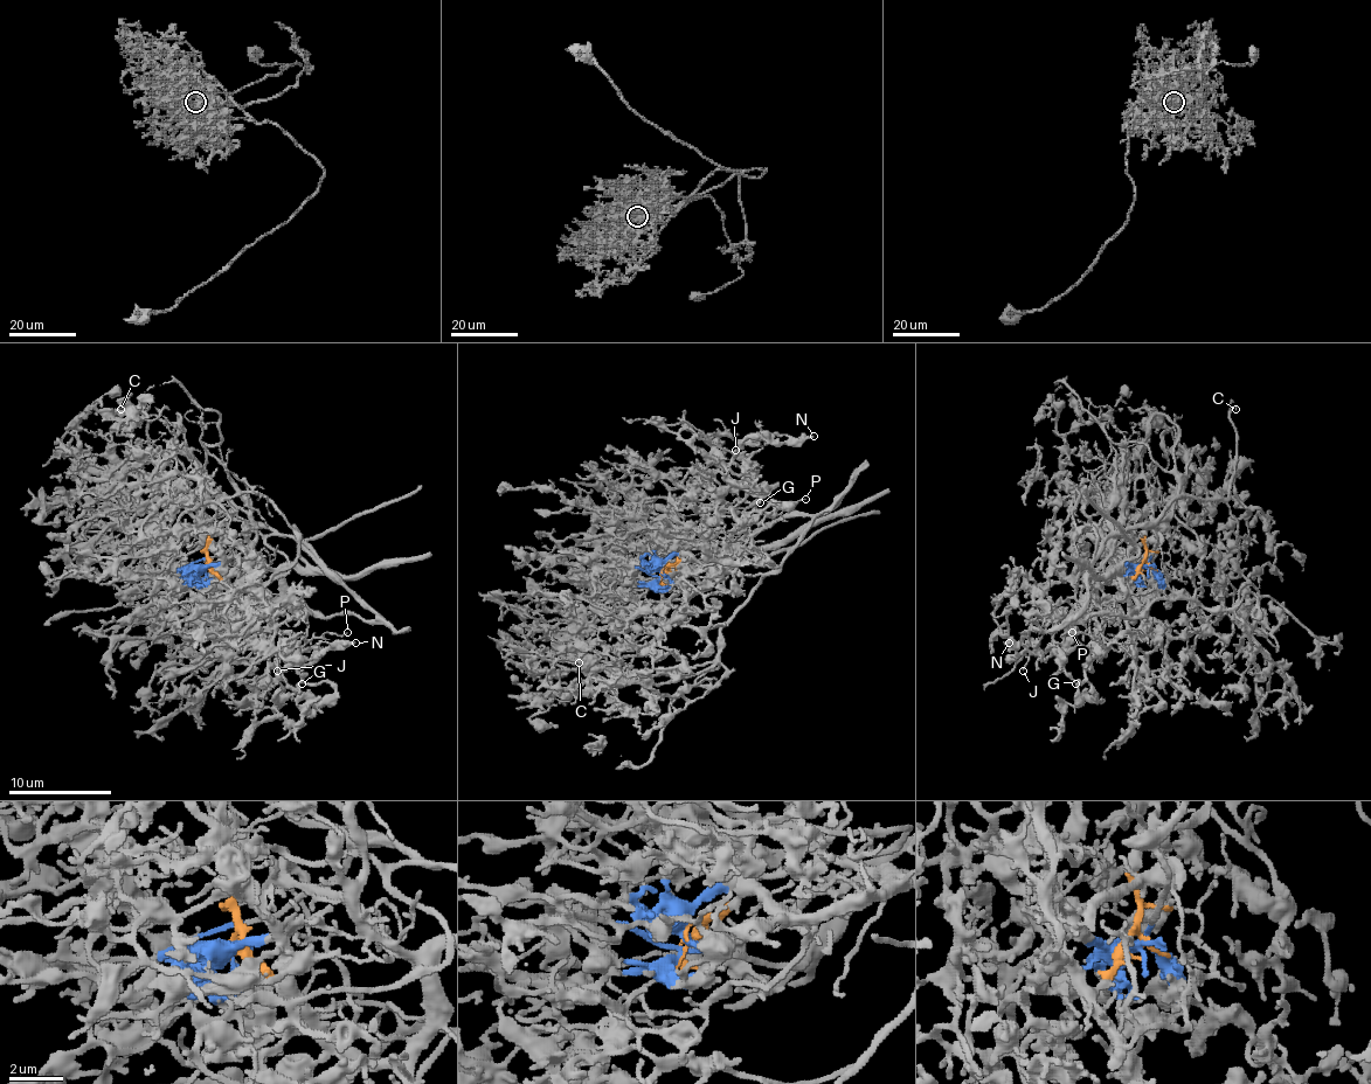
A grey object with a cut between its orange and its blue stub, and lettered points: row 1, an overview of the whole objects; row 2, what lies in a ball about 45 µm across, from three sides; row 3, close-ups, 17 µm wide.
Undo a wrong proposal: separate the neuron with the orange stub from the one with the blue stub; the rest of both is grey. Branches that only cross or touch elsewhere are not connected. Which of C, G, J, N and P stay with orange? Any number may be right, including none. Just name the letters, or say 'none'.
P

